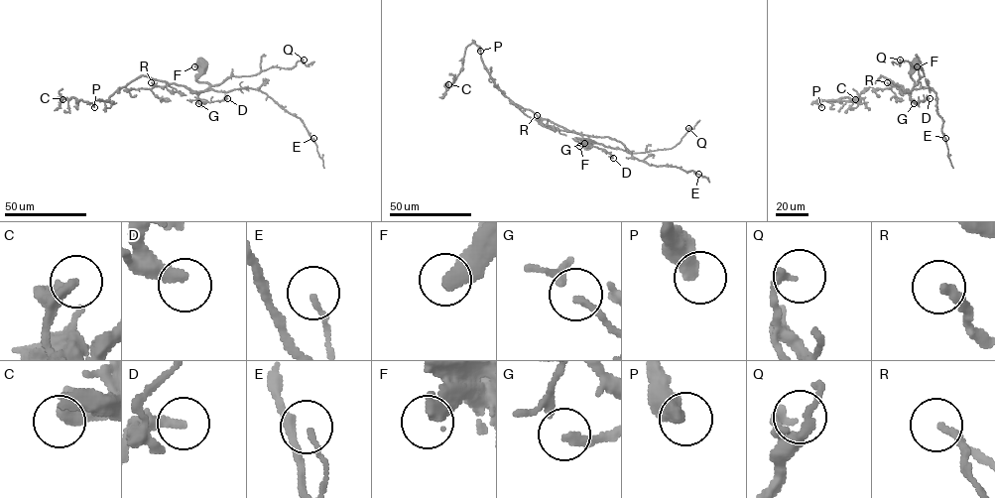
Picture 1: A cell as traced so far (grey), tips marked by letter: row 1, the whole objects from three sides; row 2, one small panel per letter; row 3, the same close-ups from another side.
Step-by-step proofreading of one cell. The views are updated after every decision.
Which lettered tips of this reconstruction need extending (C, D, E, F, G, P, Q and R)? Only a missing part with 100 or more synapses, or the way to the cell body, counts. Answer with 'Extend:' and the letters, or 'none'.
Extend: none

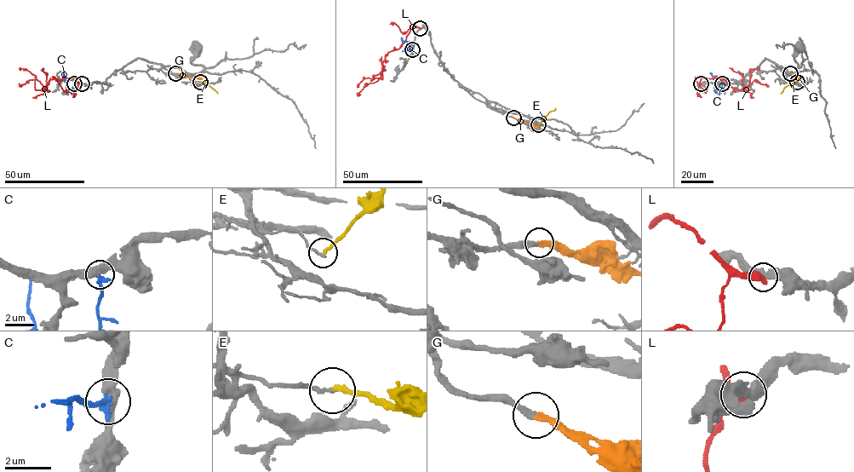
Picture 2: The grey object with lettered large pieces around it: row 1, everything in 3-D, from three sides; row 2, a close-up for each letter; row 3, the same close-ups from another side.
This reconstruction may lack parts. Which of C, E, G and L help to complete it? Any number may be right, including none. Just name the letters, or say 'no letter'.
G

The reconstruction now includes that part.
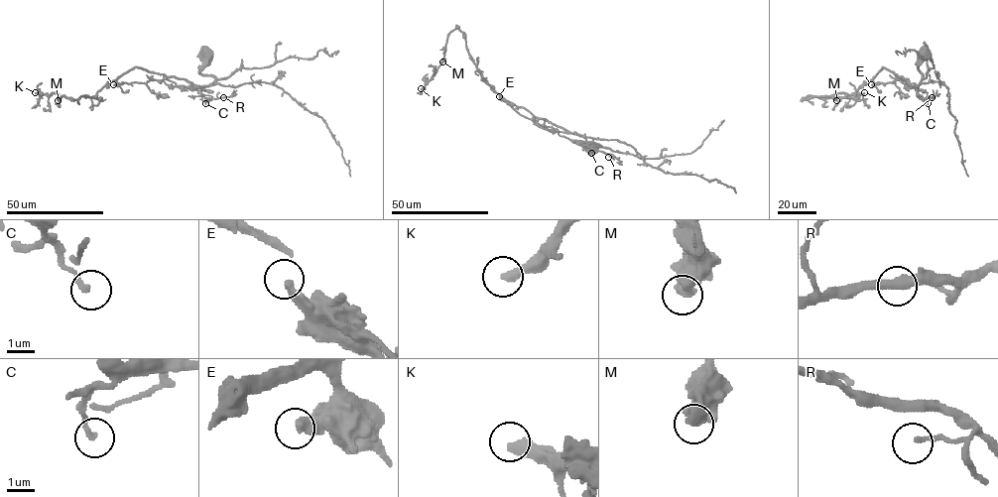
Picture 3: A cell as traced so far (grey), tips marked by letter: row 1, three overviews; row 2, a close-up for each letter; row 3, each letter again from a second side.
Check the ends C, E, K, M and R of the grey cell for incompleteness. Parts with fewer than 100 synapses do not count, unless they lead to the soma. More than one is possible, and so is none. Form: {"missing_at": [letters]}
{"missing_at": ["K"]}

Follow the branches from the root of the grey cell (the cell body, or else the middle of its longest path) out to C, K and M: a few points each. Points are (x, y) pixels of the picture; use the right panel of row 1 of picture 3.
C: (924, 55), (918, 62), (923, 77), (917, 93), (928, 103)
K: (924, 55), (918, 62), (923, 77), (916, 87), (900, 79), (868, 80), (853, 97), (804, 98), (864, 92)
M: (924, 55), (918, 62), (923, 77), (916, 87), (900, 79), (868, 80), (853, 97), (804, 98), (836, 100)

